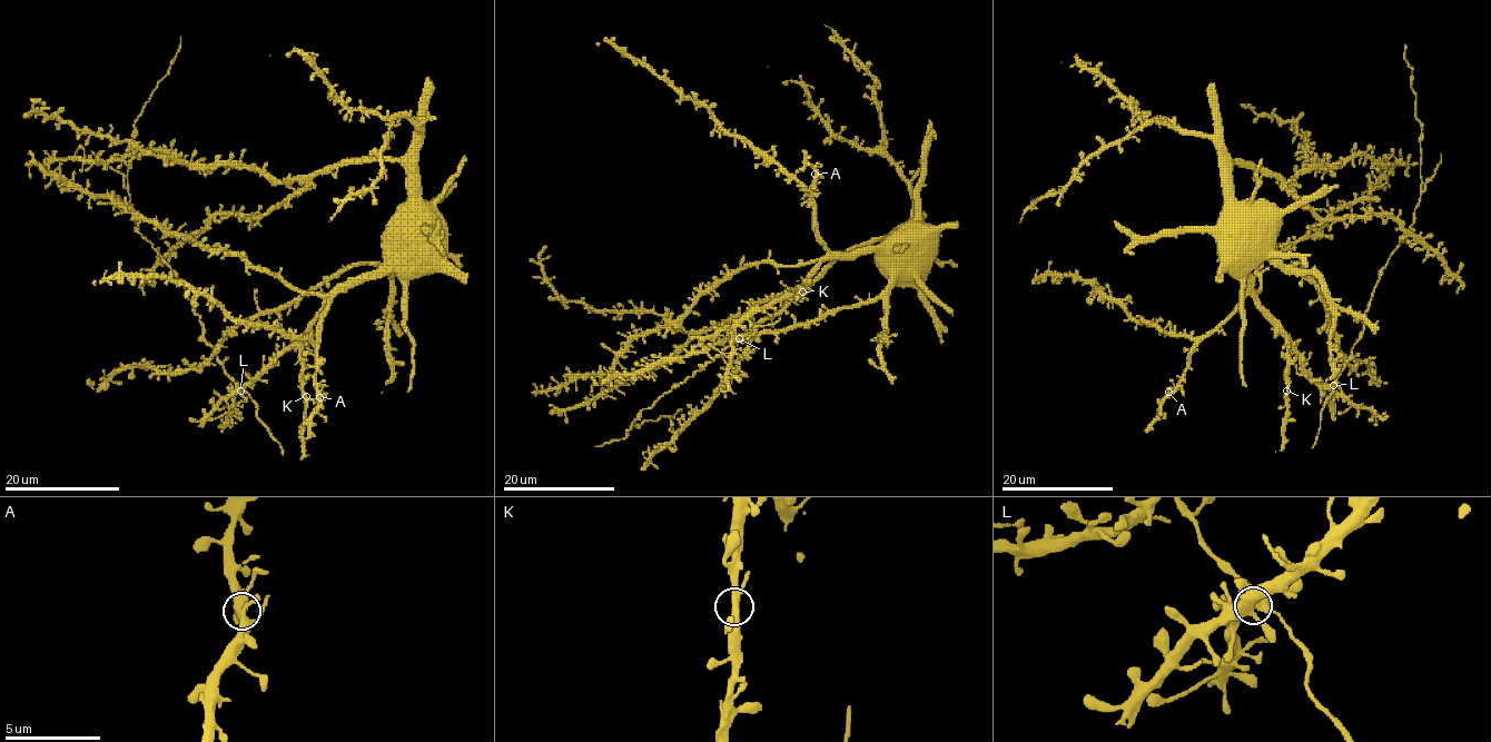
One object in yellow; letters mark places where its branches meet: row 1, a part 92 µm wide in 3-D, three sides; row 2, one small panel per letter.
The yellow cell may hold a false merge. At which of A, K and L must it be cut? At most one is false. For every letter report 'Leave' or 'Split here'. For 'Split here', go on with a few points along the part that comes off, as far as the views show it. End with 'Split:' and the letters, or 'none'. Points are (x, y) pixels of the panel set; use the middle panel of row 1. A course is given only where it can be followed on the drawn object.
A: Leave
K: Leave
L: Leave
Split: none

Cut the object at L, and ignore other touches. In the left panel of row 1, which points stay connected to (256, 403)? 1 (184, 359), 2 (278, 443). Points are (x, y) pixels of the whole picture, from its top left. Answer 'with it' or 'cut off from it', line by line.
1: cut off from it
2: with it

